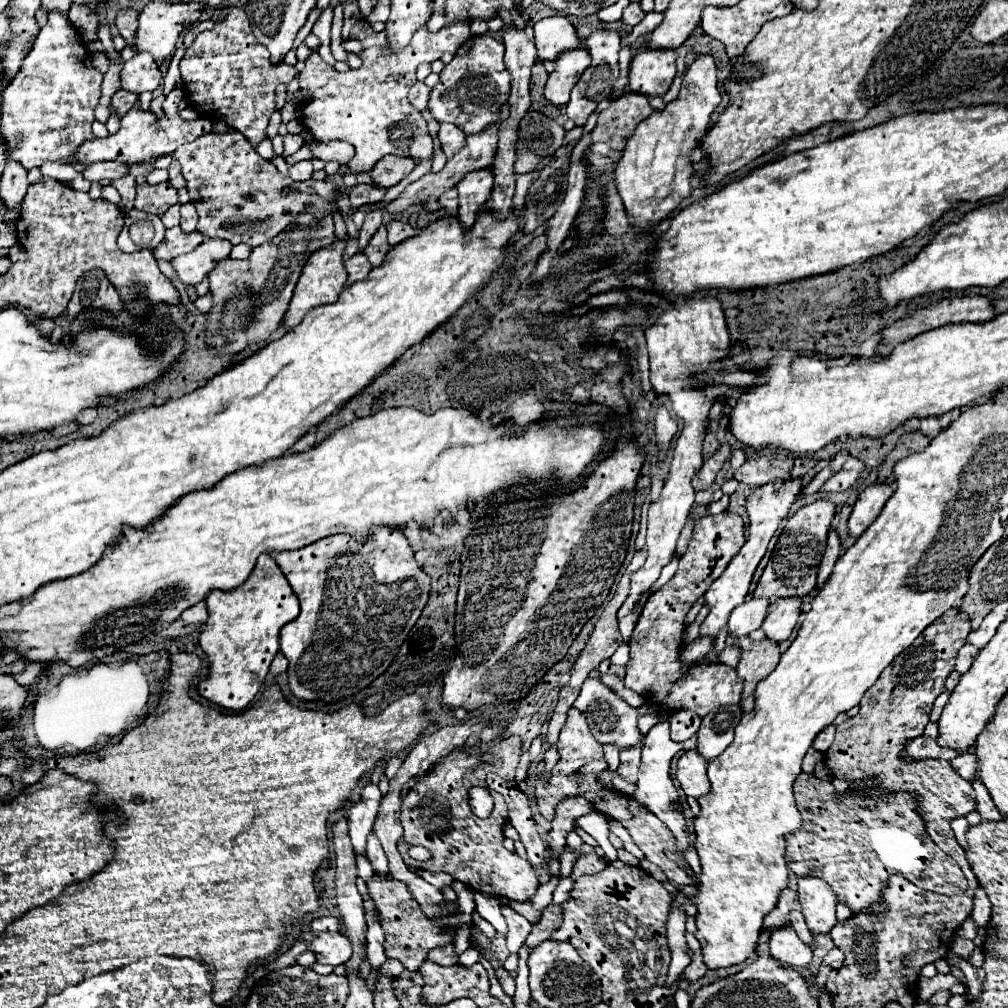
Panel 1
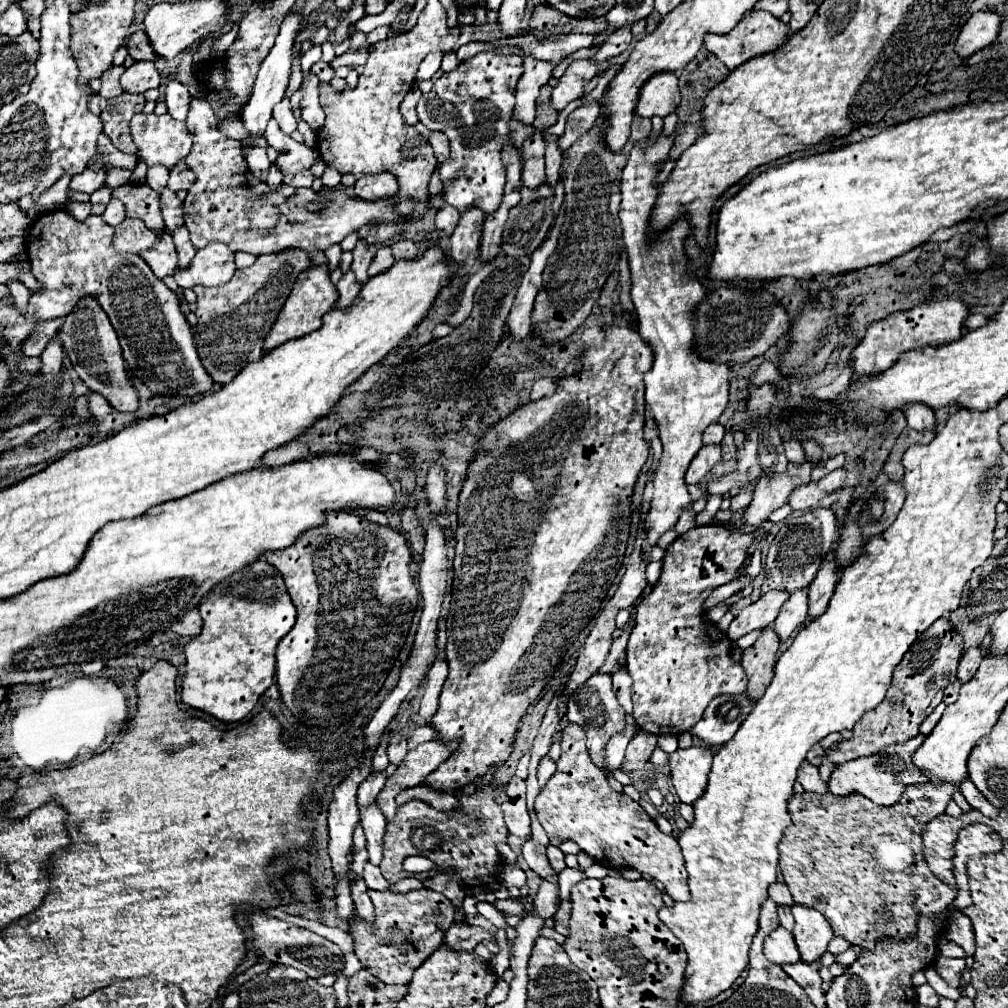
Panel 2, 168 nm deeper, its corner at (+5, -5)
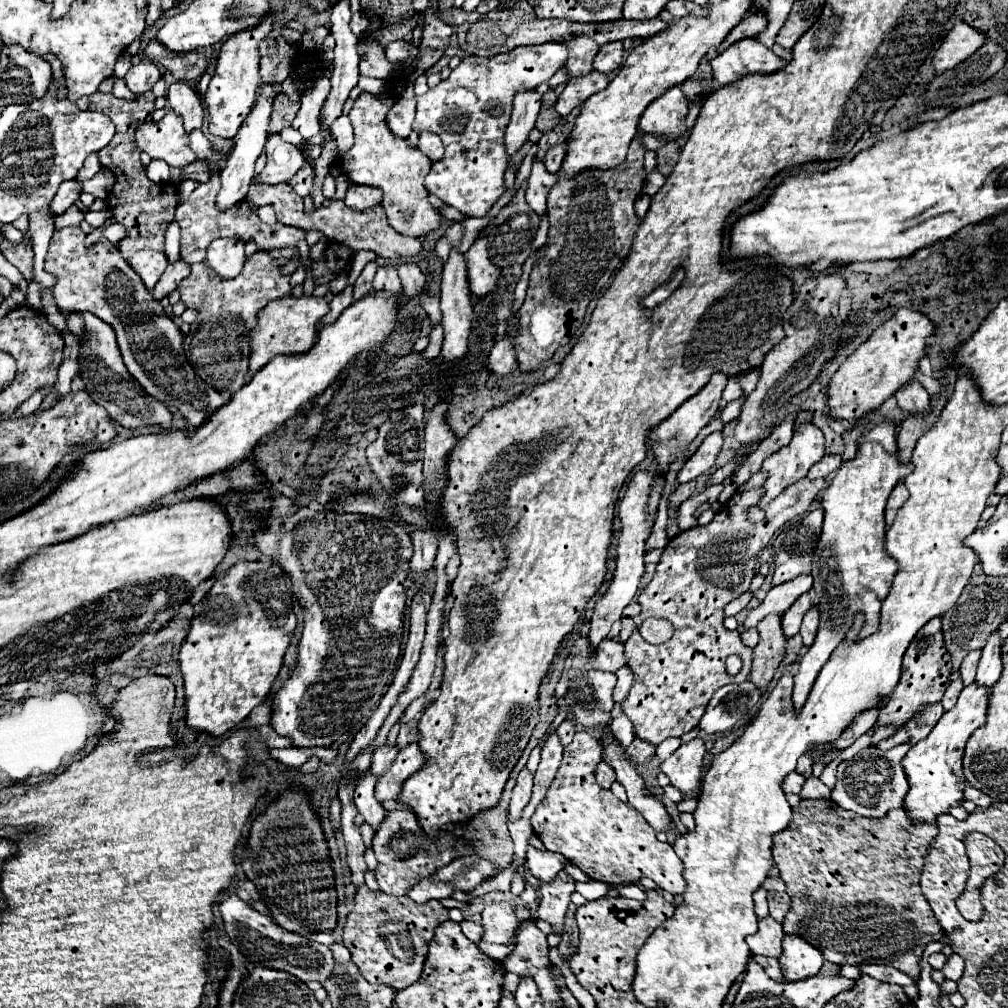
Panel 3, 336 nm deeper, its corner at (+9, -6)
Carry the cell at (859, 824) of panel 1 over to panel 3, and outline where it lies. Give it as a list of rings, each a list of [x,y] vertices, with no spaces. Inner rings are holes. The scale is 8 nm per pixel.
[[[802,800],[796,808],[792,808],[792,822],[786,830],[778,832],[774,836],[774,846],[772,846],[772,854],[774,854],[774,862],[780,870],[780,878],[786,882],[786,894],[792,898],[792,906],[786,914],[786,920],[782,922],[784,932],[792,934],[802,934],[802,938],[808,938],[808,942],[812,942],[818,950],[822,950],[824,958],[828,962],[834,962],[838,966],[844,964],[886,964],[886,966],[894,966],[896,970],[910,974],[914,980],[918,980],[920,974],[920,956],[926,948],[928,942],[934,940],[942,940],[942,928],[938,918],[934,916],[926,896],[922,894],[920,888],[920,872],[922,872],[922,864],[924,864],[924,854],[932,842],[932,838],[938,834],[938,826],[934,822],[922,822],[922,820],[912,820],[904,808],[896,808],[892,812],[888,812],[884,818],[866,818],[866,816],[858,816],[852,814],[840,806],[836,806],[832,800]]]

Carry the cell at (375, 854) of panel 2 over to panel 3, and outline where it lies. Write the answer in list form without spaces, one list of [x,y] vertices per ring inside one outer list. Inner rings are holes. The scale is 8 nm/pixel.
[[[366,774],[364,782],[360,782],[360,786],[356,786],[356,790],[354,790],[354,804],[358,808],[358,814],[364,816],[364,822],[370,824],[372,828],[378,828],[378,824],[386,816],[386,810],[374,796],[374,784],[376,784],[376,780],[368,778],[368,774]]]

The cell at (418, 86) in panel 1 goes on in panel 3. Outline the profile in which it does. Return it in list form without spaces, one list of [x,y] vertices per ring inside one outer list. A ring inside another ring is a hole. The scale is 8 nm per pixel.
[[[400,96],[400,98],[396,100],[396,104],[392,106],[392,110],[388,112],[390,130],[394,130],[396,136],[408,138],[408,134],[412,132],[414,110],[416,110],[416,98],[414,98],[414,96],[412,96],[412,98]]]

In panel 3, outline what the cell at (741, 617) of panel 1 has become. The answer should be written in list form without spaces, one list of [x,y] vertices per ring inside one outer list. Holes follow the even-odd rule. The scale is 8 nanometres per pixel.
[[[802,574],[802,576],[798,576],[790,582],[784,582],[784,584],[770,588],[764,602],[760,606],[748,610],[744,622],[736,630],[744,632],[744,630],[750,630],[750,628],[756,628],[756,624],[768,614],[784,614],[792,606],[792,602],[800,594],[808,592],[810,588],[812,588],[812,576],[810,574]]]

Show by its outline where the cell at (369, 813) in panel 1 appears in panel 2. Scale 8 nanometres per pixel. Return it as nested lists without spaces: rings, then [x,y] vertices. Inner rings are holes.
[[[384,771],[372,773],[358,789],[358,807],[370,805],[376,799],[376,795],[382,791],[384,783],[386,783],[386,773]]]

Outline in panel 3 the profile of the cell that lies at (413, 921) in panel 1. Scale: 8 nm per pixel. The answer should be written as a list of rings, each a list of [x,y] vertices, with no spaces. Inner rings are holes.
[[[360,886],[356,890],[356,906],[344,924],[344,946],[352,952],[352,962],[370,984],[386,984],[402,990],[420,978],[434,930],[446,920],[448,908],[438,900],[416,904],[408,896],[396,898]]]

